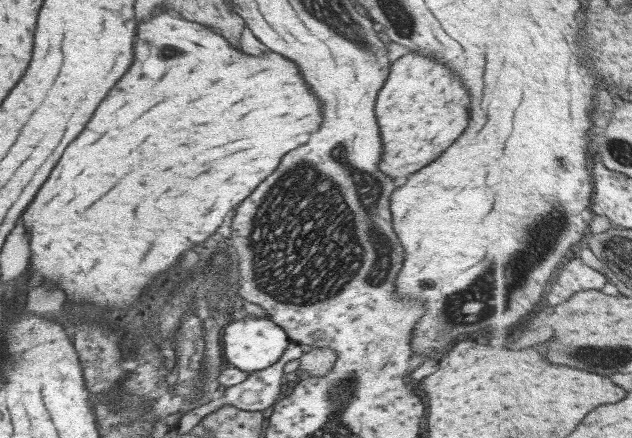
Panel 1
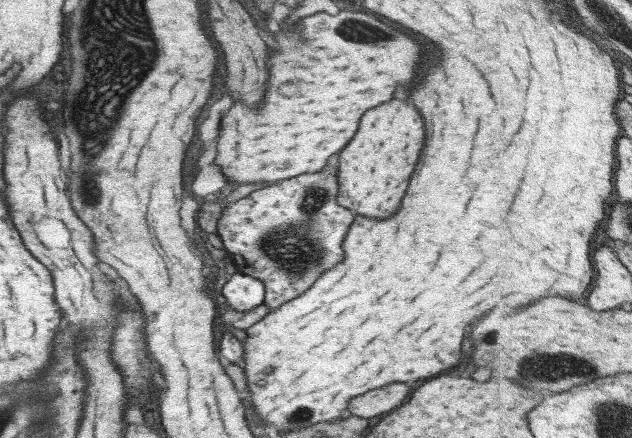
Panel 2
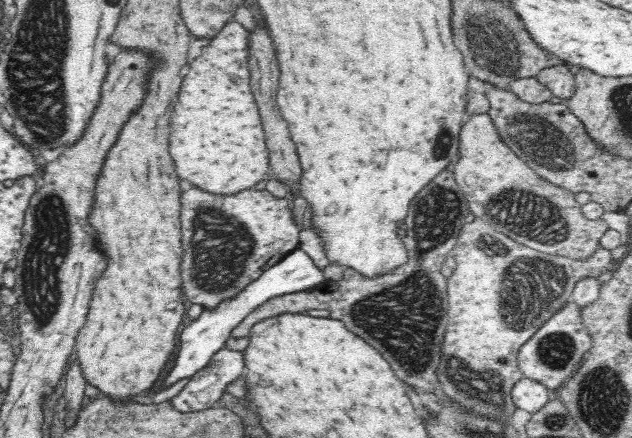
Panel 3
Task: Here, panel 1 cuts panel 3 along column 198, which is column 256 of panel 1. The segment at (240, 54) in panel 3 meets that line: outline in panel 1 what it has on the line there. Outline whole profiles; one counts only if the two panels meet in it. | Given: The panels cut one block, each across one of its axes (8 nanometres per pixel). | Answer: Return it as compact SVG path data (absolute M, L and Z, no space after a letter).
M158 8L155 14L147 21L139 22L139 28L135 35L133 46L133 64L123 74L123 78L111 88L111 92L105 96L105 100L99 104L91 120L85 124L83 132L65 148L63 156L51 170L49 178L43 182L39 192L35 194L33 202L29 204L29 210L23 212L23 226L29 232L29 252L31 252L31 268L43 276L45 282L51 282L55 286L61 286L67 300L71 304L91 304L97 308L111 308L121 310L139 296L139 292L149 286L159 274L167 270L185 250L191 246L203 242L209 238L219 224L223 222L225 214L237 206L243 198L247 198L259 182L269 176L275 166L279 164L279 158L287 154L289 150L301 146L307 142L311 132L319 128L321 122L321 104L315 100L307 84L301 80L295 64L291 60L283 60L275 52L261 52L259 56L247 56L235 48L231 48L219 34L213 34L211 28L202 24L175 18L174 13L164 8Z

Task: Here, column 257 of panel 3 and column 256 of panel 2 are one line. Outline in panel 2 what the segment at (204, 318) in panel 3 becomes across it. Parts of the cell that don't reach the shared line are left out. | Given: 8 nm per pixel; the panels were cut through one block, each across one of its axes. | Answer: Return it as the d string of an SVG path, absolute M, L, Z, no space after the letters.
M235 272L227 277L221 289L221 296L225 298L225 304L233 310L249 312L262 304L264 292L264 285L257 278Z

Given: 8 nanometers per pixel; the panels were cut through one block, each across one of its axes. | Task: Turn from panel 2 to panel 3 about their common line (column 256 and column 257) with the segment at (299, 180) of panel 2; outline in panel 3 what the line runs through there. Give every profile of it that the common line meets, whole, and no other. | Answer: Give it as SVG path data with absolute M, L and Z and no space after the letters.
M190 186L186 192L180 194L180 220L182 220L182 250L184 250L184 258L182 258L182 264L180 264L180 272L182 272L182 292L184 296L188 298L188 302L192 304L200 304L204 310L208 309L213 311L219 307L220 303L233 299L240 292L244 291L248 285L251 285L259 276L262 276L272 265L278 264L287 254L290 254L293 250L299 248L300 244L300 231L304 229L305 224L299 226L294 221L292 215L292 197L278 198L274 196L268 190L244 190L240 192L236 198L232 196L214 196L214 194L208 194L208 192L202 192L200 188L196 186Z

